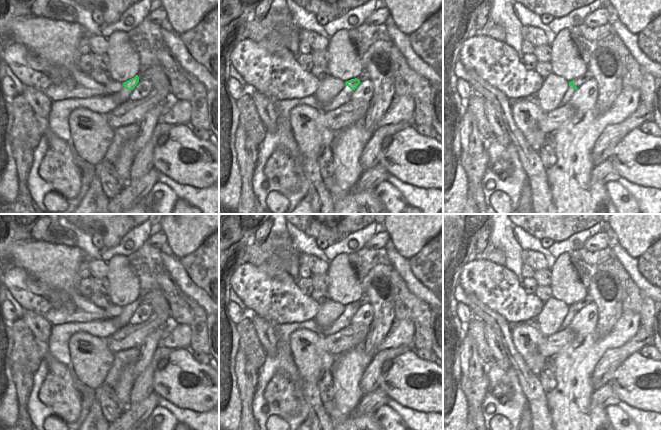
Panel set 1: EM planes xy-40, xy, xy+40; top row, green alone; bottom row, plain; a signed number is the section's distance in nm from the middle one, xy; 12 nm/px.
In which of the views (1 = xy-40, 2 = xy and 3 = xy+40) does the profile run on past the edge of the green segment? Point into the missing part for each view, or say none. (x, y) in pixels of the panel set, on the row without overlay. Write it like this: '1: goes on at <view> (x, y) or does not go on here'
1: goes on at xy-40 (141, 298)
2: goes on at xy (364, 299)
3: goes on at xy+40 (587, 300)

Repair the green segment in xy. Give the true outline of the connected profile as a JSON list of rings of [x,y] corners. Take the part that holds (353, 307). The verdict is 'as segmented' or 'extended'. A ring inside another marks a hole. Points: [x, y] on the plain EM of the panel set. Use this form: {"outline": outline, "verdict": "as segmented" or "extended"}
{"outline": [[[363,294],[357,302],[346,305],[345,309],[348,310],[350,313],[355,314],[361,306],[367,303],[370,303],[370,299],[366,294]]], "verdict": "extended"}

